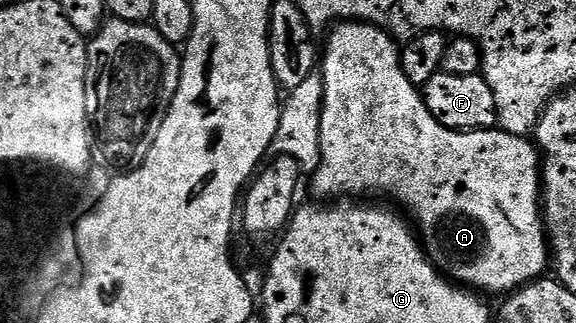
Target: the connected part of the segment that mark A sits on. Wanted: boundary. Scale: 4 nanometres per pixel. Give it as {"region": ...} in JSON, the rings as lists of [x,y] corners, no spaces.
{"region":[[[341,20],[331,27],[330,33],[332,35],[328,38],[328,47],[325,50],[323,47],[322,50],[324,107],[320,109],[320,166],[310,178],[313,192],[321,194],[324,197],[321,199],[324,200],[340,200],[345,196],[352,196],[348,194],[389,194],[390,197],[397,198],[404,205],[403,213],[418,227],[419,237],[432,265],[445,278],[469,291],[479,292],[484,296],[489,296],[488,294],[507,296],[519,290],[521,286],[537,281],[550,266],[550,251],[542,221],[542,158],[537,147],[527,137],[507,134],[499,128],[451,130],[438,124],[438,120],[430,116],[421,91],[414,84],[410,84],[410,80],[406,80],[406,72],[402,72],[400,63],[400,50],[387,30],[382,30],[371,22]]]}

